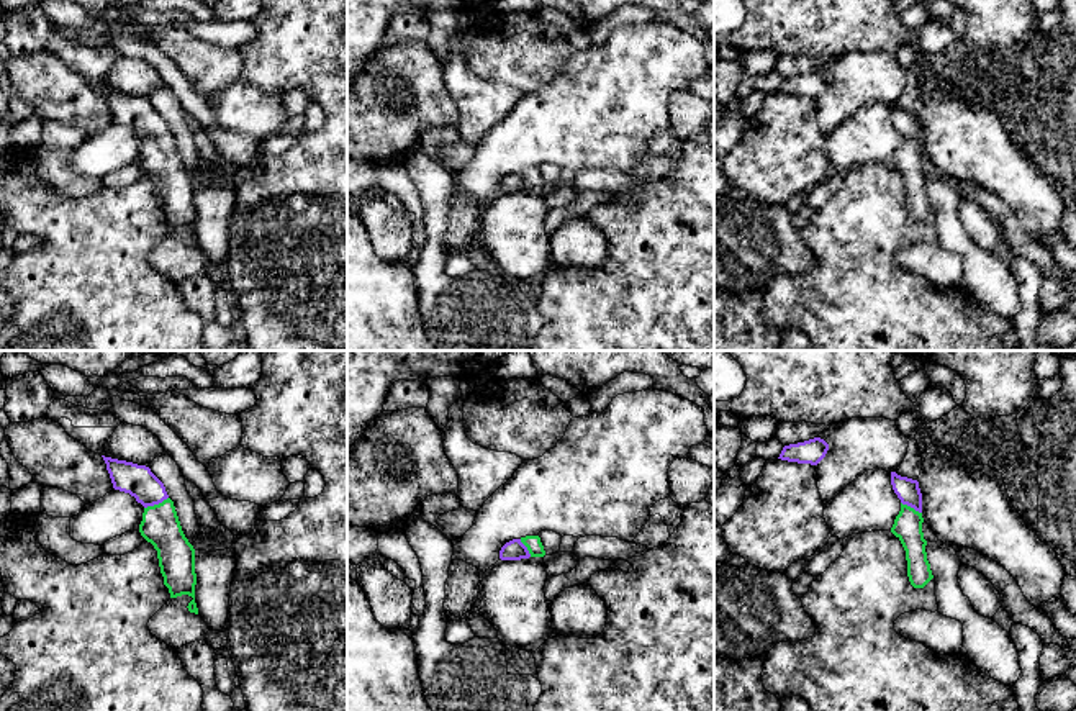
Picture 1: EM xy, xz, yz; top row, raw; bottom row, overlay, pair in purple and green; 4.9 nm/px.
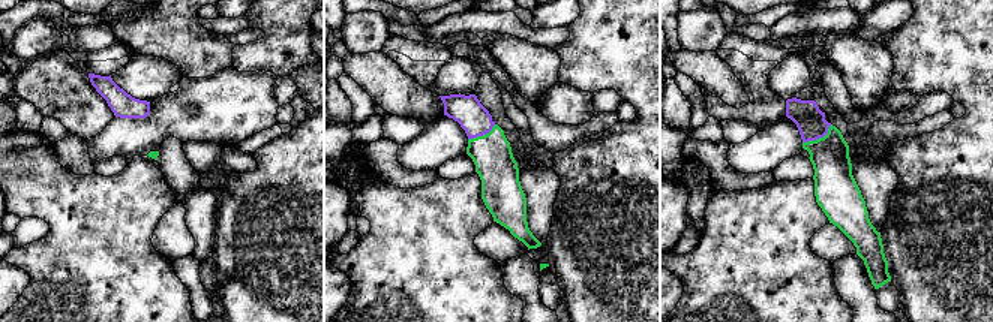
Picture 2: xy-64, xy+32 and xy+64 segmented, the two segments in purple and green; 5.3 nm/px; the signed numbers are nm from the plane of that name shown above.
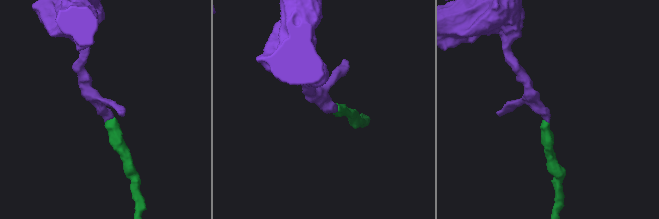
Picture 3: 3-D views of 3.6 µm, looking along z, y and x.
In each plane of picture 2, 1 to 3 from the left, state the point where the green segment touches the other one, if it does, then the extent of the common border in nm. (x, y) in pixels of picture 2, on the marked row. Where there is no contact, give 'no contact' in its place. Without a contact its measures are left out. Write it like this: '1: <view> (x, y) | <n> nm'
1: no contact
2: xy+32 (482, 135) | 170 nm
3: xy+64 (818, 138) | 190 nm

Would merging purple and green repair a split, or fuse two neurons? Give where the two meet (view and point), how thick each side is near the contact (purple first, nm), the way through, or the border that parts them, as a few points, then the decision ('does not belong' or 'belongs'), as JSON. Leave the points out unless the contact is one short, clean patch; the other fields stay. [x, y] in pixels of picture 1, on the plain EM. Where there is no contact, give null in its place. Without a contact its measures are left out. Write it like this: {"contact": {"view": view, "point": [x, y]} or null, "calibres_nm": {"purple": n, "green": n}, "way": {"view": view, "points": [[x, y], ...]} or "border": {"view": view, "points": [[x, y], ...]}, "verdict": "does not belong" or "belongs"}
{"contact": {"view": "xy", "point": [156, 136]}, "calibres_nm": {"purple": 160, "green": 190}, "way": {"view": "xy", "points": [[138, 113], [153, 128], [156, 136], [161, 159]]}, "verdict": "belongs"}

